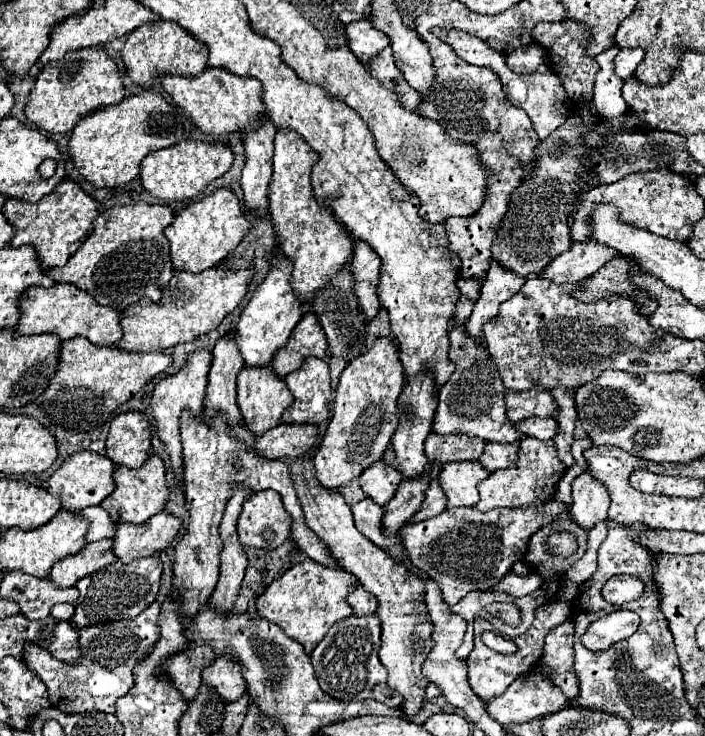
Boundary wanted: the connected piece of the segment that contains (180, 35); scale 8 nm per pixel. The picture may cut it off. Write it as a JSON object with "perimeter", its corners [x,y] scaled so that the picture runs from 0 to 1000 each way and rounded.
{"perimeter":[[[226,29],[226,31],[206,31],[203,37],[183,45],[177,64],[172,69],[172,80],[177,86],[180,102],[191,115],[206,118],[217,105],[231,102],[257,102],[257,105],[277,105],[291,96],[294,91],[294,64],[277,50],[271,50],[260,37],[243,29]]]}

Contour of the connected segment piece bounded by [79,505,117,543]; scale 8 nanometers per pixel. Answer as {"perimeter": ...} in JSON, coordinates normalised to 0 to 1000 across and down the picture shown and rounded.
{"perimeter":[[[143,686],[123,689],[123,692],[112,694],[112,697],[115,697],[115,700],[121,700],[121,702],[129,708],[126,724],[122,727],[123,738],[159,731],[163,727],[166,713],[157,708],[157,702],[152,700],[152,694],[149,694]]]}

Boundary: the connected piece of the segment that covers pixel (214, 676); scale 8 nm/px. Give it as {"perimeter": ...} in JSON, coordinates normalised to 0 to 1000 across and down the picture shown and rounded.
{"perimeter":[[[322,890],[308,893],[305,901],[288,912],[285,928],[299,933],[316,950],[316,955],[330,955],[348,942],[348,923],[342,917],[339,901]]]}

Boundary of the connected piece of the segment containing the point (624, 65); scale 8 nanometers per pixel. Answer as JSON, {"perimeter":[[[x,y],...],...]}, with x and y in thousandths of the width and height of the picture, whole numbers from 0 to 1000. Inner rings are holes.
{"perimeter":[[[881,67],[872,77],[872,99],[884,107],[895,107],[901,99],[901,91],[912,83],[909,67]]]}

